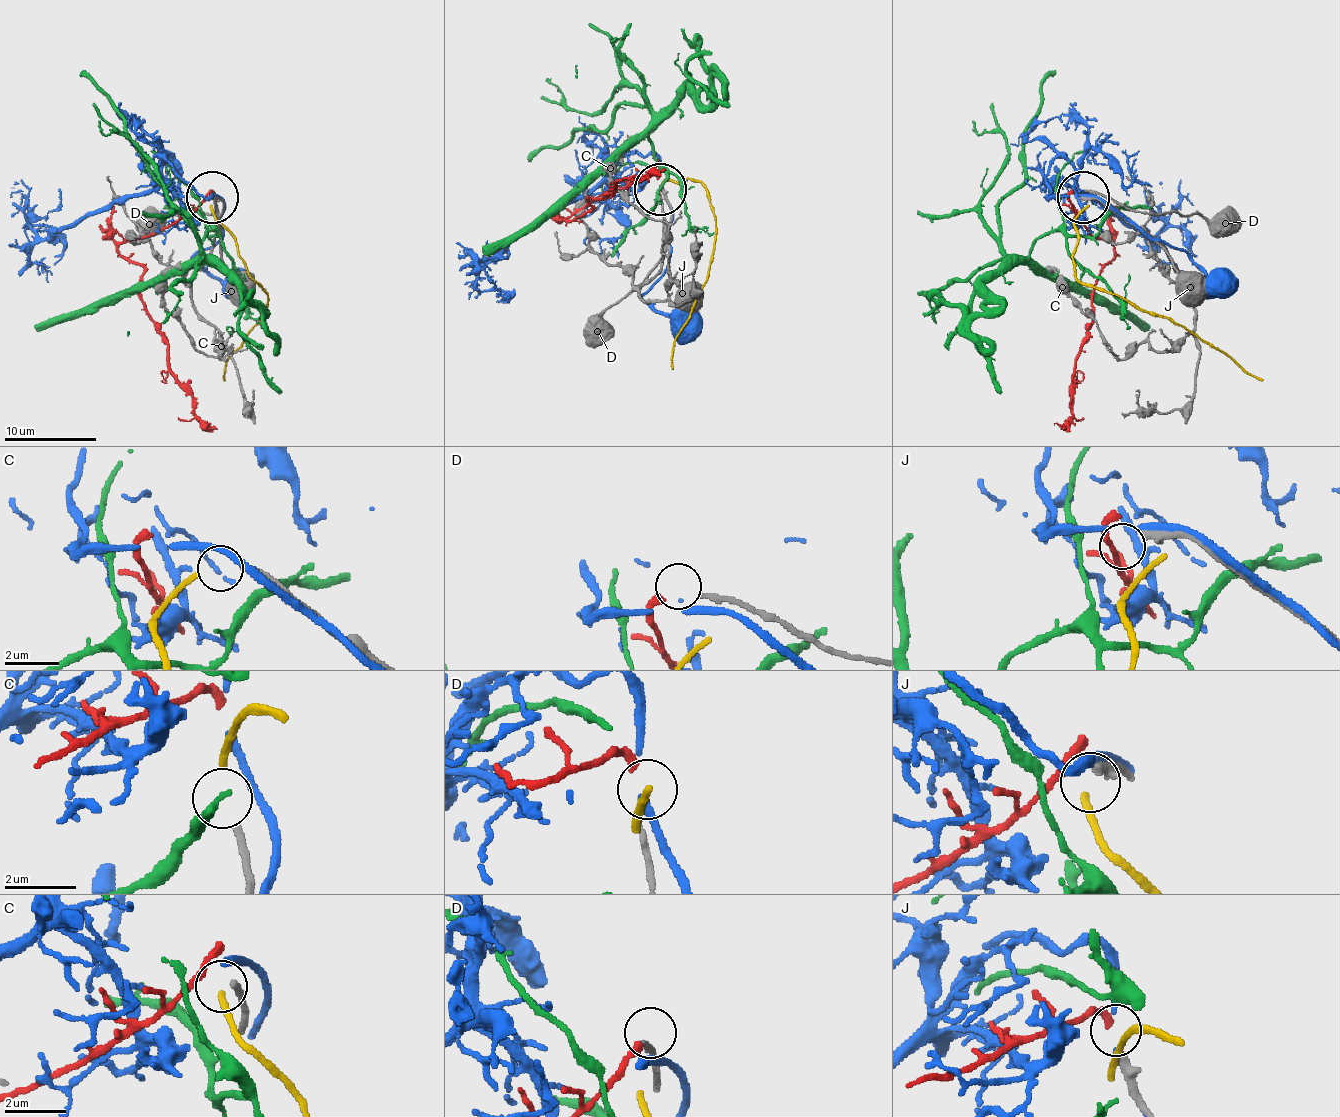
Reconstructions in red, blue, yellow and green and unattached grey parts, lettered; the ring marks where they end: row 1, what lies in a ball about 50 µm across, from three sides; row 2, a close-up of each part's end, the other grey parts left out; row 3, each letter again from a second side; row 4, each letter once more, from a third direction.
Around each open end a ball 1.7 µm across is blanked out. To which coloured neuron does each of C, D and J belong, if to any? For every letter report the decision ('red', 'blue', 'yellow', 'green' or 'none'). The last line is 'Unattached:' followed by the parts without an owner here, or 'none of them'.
C: yellow
D: red
J: none
Unattached: J

